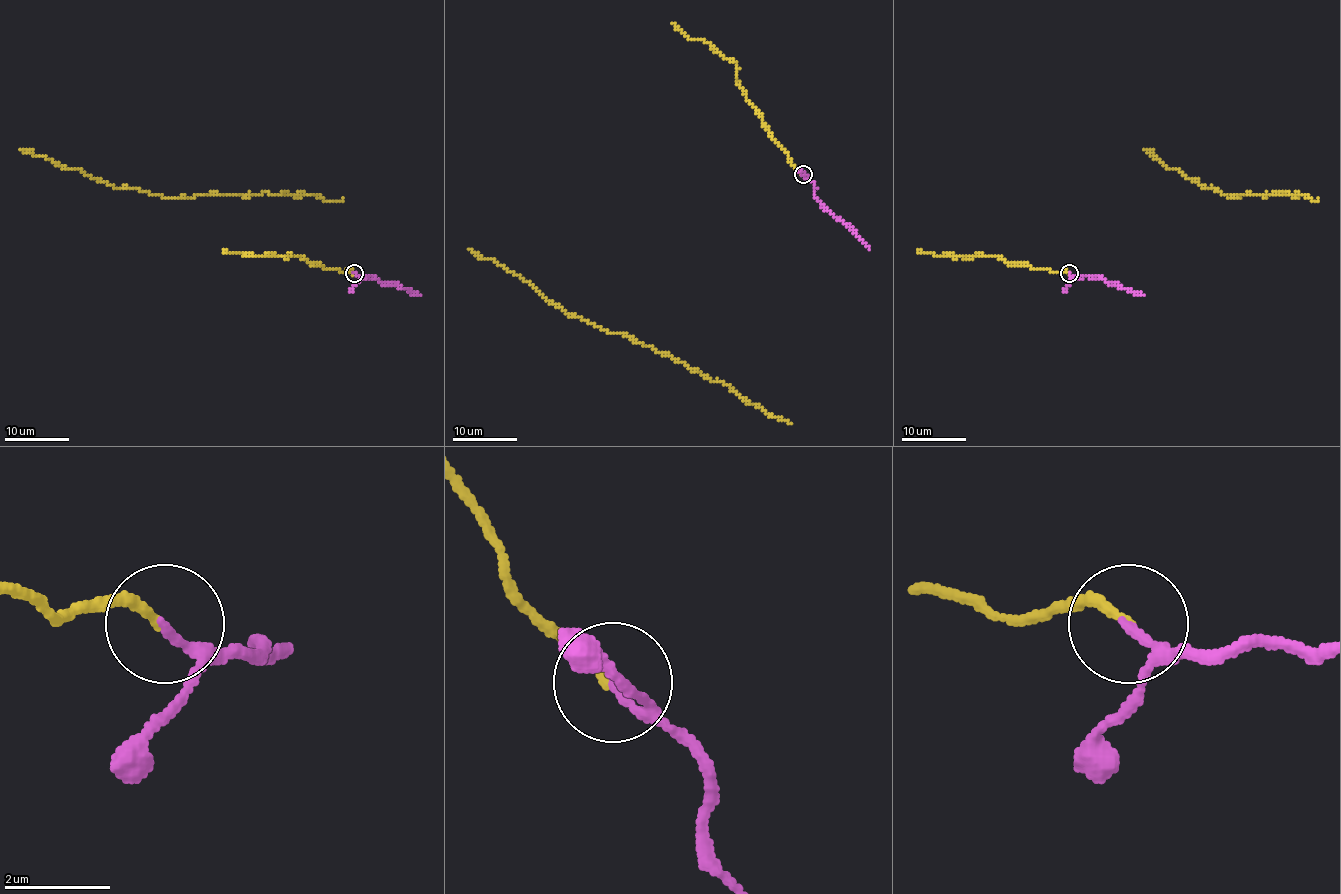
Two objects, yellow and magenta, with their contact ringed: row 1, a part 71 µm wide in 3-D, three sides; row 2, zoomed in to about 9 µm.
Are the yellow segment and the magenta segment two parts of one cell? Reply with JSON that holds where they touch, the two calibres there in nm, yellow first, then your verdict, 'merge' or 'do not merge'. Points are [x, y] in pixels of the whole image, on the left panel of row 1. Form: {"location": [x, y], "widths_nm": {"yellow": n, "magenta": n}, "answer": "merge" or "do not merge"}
{"location": [354, 273], "widths_nm": {"yellow": 180, "magenta": 190}, "answer": "merge"}

